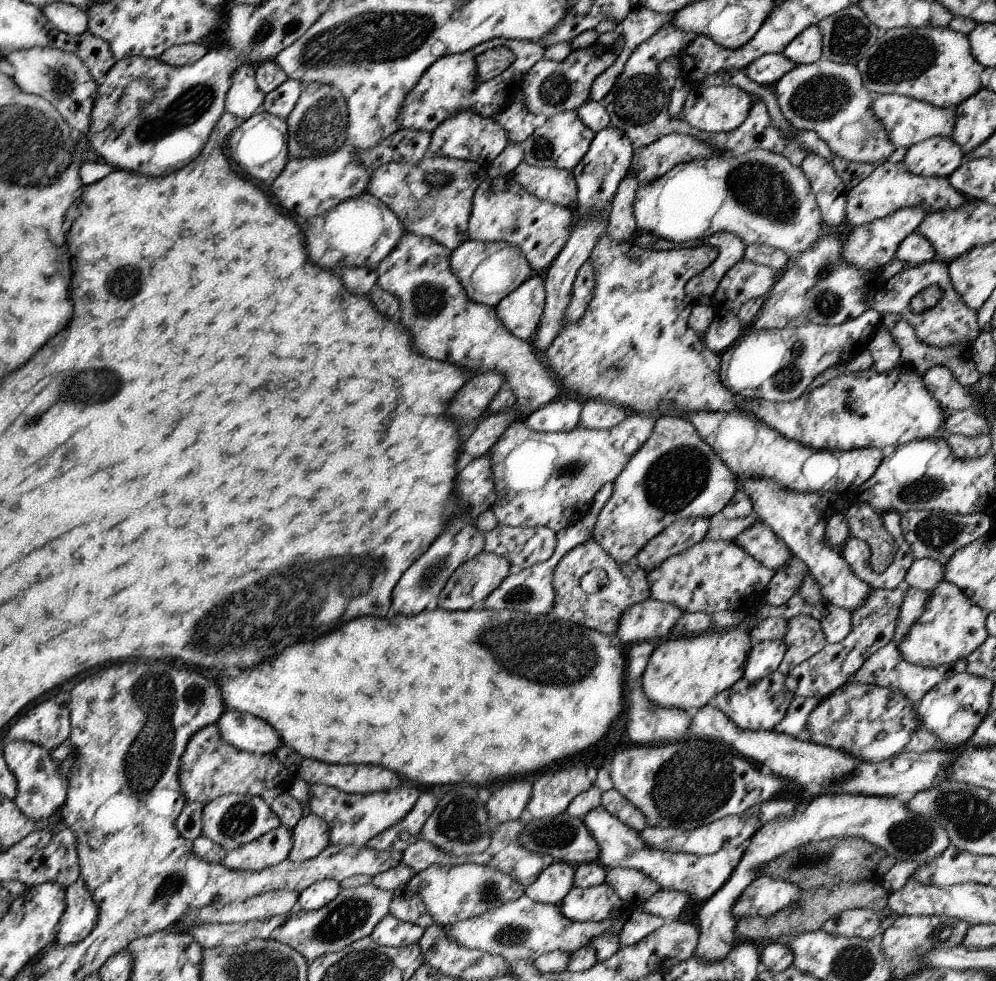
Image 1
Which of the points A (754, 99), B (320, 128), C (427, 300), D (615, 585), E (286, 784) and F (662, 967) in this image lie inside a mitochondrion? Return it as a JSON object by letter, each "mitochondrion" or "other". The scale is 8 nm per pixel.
{"A":"other","B":"mitochondrion","C":"mitochondrion","D":"other","E":"other","F":"other"}

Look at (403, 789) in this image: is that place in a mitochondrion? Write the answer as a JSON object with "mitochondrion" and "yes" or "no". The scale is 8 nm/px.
{"mitochondrion":"no"}

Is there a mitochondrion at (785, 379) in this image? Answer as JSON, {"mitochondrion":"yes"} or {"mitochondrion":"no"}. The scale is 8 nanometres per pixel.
{"mitochondrion":"yes"}

